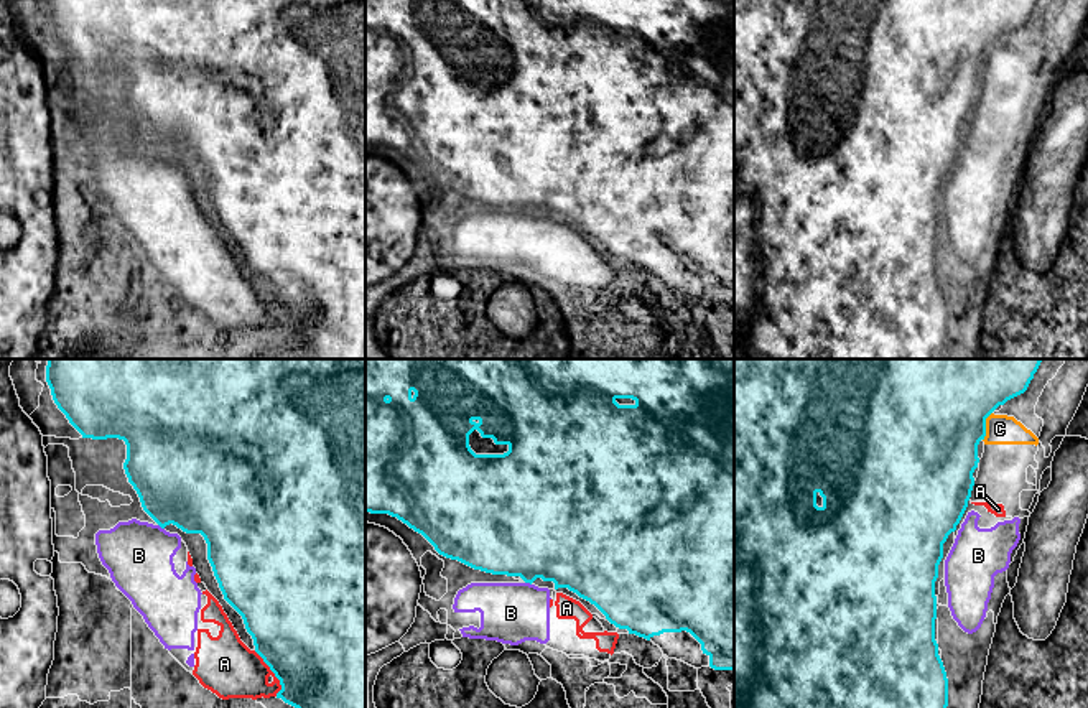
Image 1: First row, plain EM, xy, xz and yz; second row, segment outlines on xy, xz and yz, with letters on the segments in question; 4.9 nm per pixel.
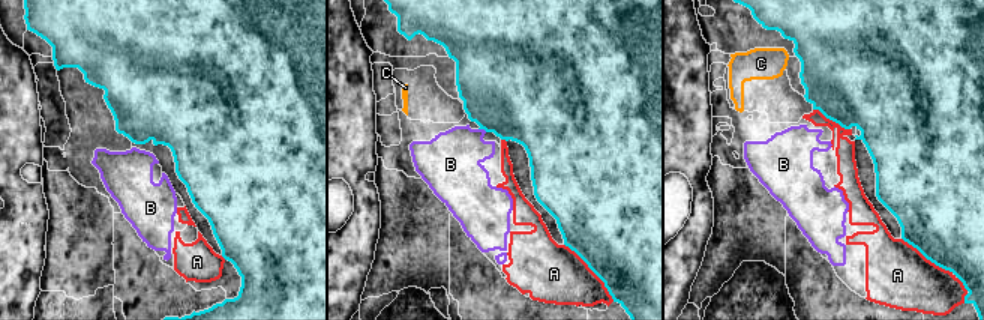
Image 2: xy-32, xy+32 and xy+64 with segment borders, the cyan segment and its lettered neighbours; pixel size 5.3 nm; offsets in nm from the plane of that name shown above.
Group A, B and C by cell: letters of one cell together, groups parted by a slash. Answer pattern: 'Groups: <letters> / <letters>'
Groups: A B C

